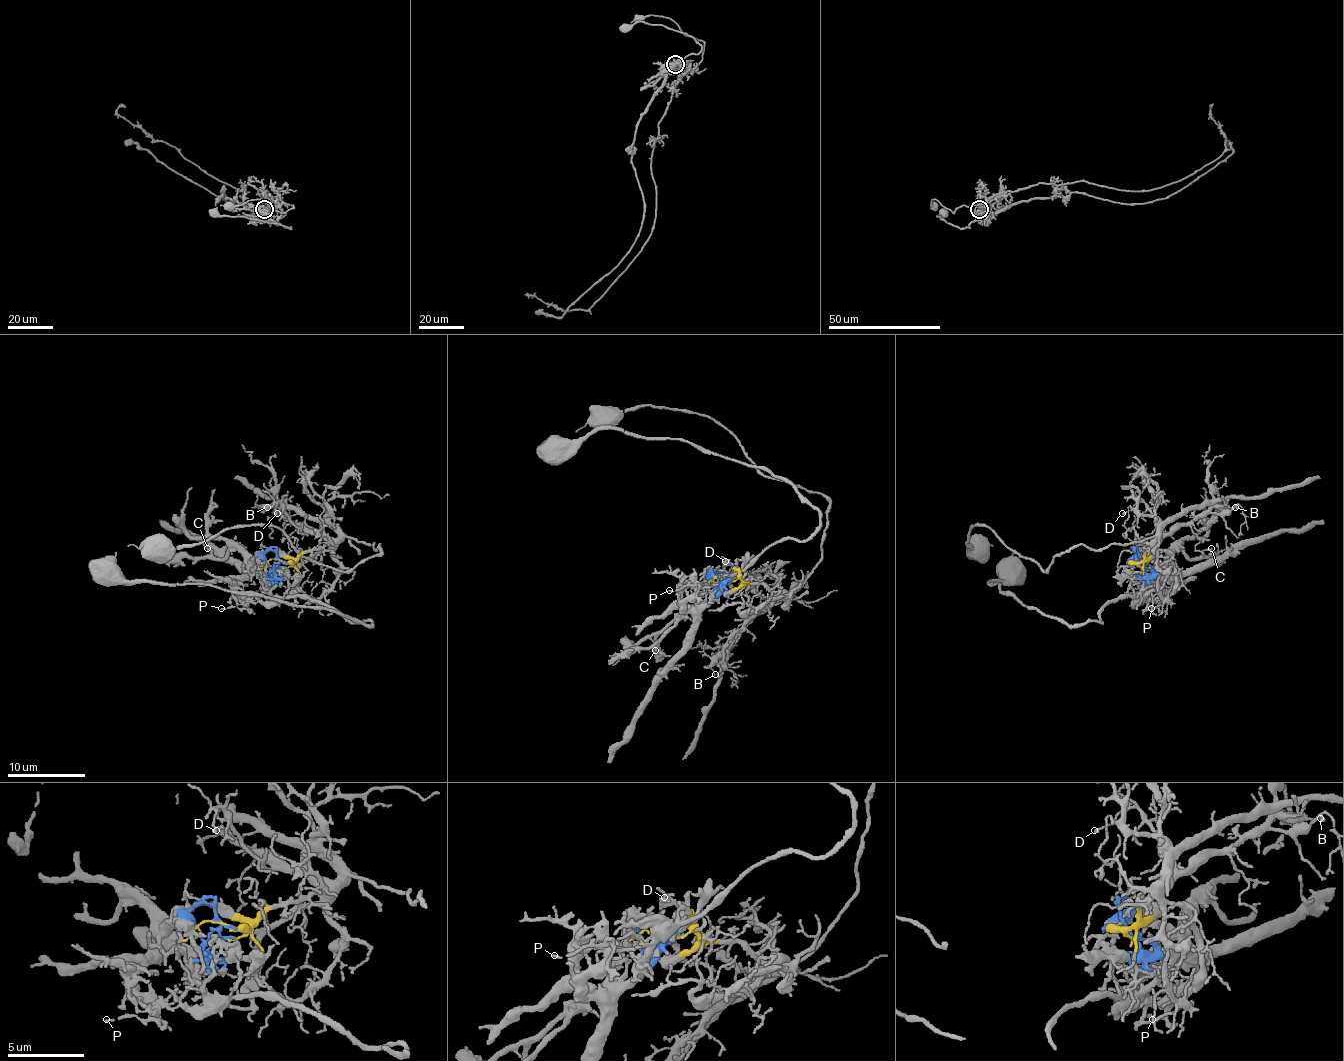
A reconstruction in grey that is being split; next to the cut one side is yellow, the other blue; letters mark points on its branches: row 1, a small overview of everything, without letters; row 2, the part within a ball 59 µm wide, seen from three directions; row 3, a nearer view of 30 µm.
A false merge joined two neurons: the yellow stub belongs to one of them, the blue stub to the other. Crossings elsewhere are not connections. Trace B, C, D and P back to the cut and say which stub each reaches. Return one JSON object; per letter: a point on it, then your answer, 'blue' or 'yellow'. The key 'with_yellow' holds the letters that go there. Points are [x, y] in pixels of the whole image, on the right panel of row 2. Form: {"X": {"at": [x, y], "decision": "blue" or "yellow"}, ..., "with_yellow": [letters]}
{"B": {"at": [1235, 507], "decision": "yellow"}, "C": {"at": [1211, 548], "decision": "blue"}, "D": {"at": [1122, 513], "decision": "yellow"}, "P": {"at": [1151, 608], "decision": "blue"}, "with_yellow": ["B", "D"]}

